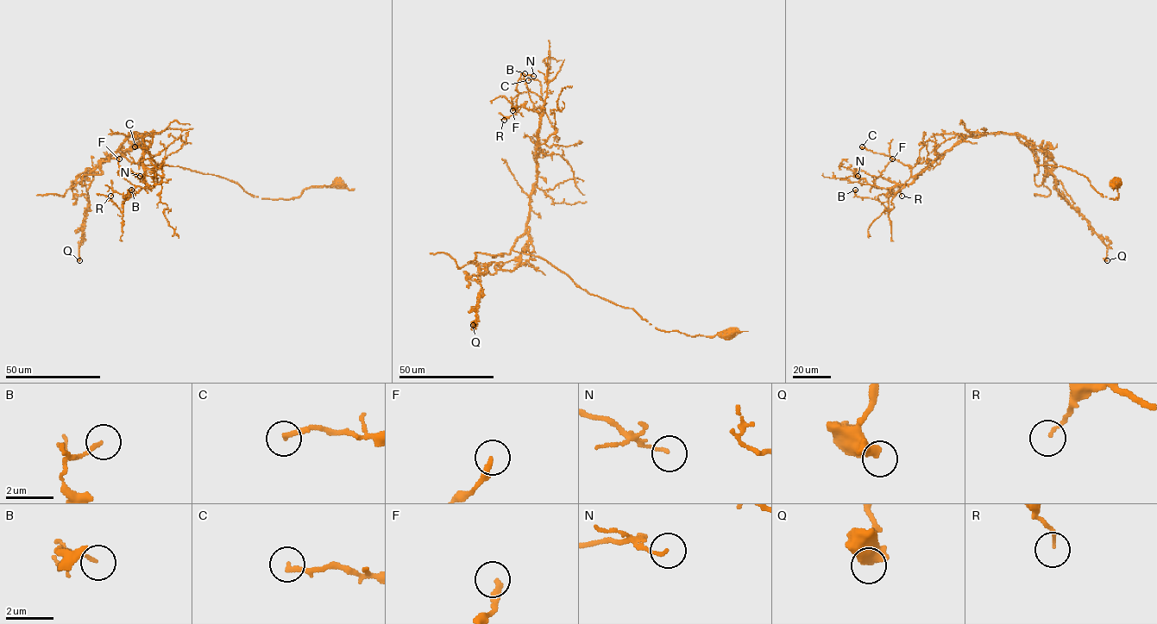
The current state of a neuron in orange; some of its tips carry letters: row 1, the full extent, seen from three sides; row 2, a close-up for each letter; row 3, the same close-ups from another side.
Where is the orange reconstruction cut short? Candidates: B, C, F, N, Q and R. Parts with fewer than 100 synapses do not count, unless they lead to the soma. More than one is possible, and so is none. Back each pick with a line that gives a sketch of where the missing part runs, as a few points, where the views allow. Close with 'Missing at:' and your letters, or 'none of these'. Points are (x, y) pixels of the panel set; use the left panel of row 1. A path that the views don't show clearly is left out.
Missing at: none of these

